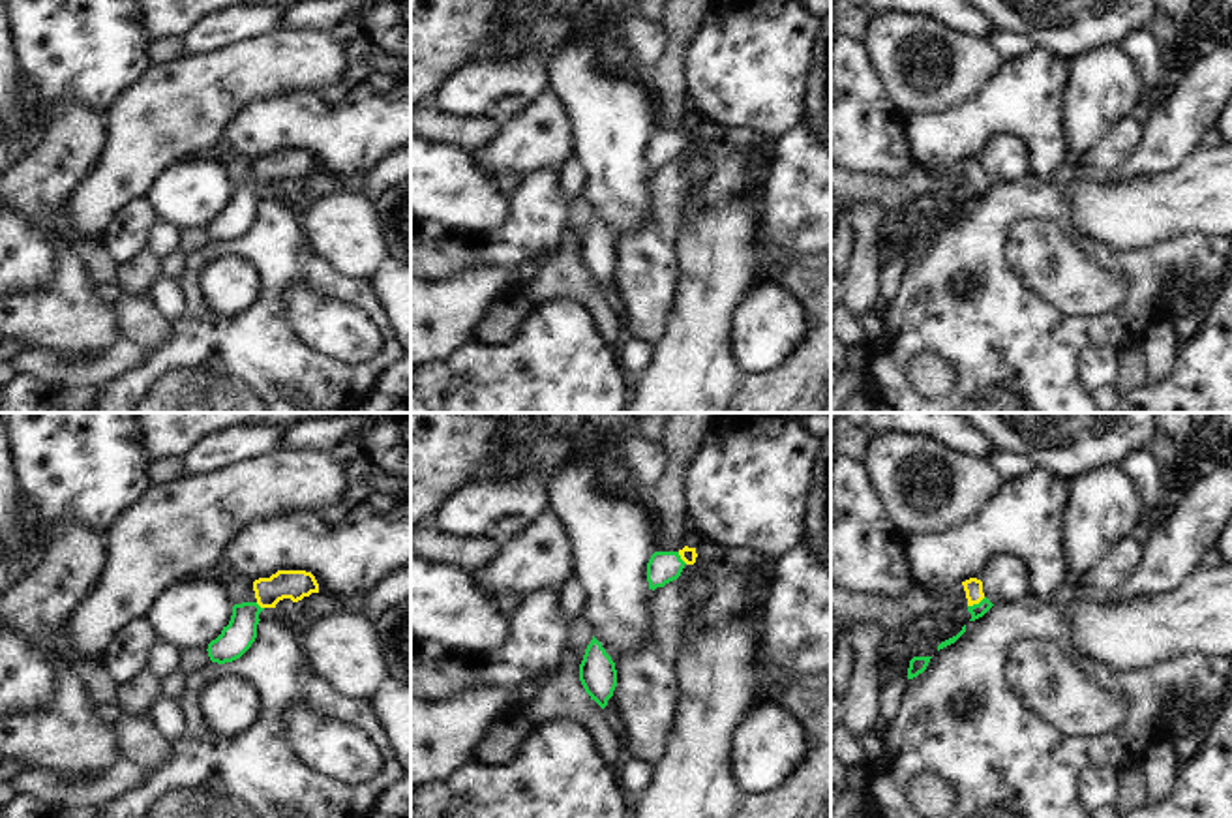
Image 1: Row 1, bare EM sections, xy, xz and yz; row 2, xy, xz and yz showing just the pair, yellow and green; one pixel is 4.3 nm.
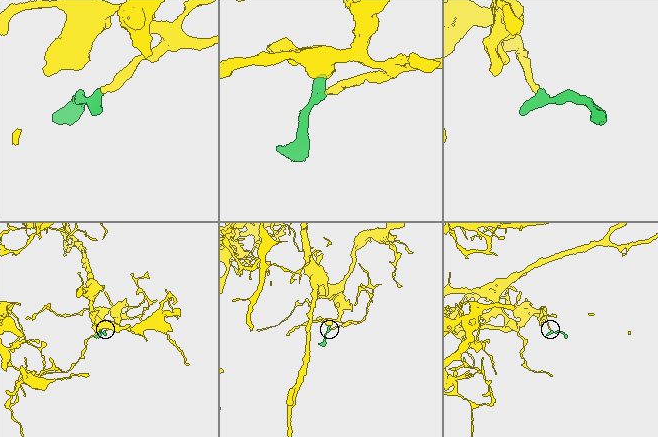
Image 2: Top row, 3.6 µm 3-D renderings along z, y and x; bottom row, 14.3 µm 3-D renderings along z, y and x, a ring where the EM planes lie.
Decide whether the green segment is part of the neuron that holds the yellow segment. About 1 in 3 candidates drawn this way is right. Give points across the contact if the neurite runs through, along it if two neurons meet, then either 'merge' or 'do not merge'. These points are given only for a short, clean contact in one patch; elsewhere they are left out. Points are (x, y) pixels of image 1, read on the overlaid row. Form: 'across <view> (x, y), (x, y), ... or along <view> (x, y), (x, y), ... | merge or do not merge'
across yz (974, 588), (976, 603), (977, 610) | merge

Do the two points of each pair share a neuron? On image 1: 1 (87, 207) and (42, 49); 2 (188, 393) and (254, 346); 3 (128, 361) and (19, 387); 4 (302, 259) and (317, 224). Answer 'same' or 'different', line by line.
1: different
2: same
3: different
4: different

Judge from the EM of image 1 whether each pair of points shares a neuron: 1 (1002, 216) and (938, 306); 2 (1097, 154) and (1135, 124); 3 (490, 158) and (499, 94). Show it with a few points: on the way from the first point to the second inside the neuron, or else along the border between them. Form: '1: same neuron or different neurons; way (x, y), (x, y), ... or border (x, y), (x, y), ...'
1: same neuron; way (979, 237), (938, 278), (938, 284)
2: same neuron; way (1107, 152), (1126, 134)
3: different neurons; border (539, 96), (501, 121)

